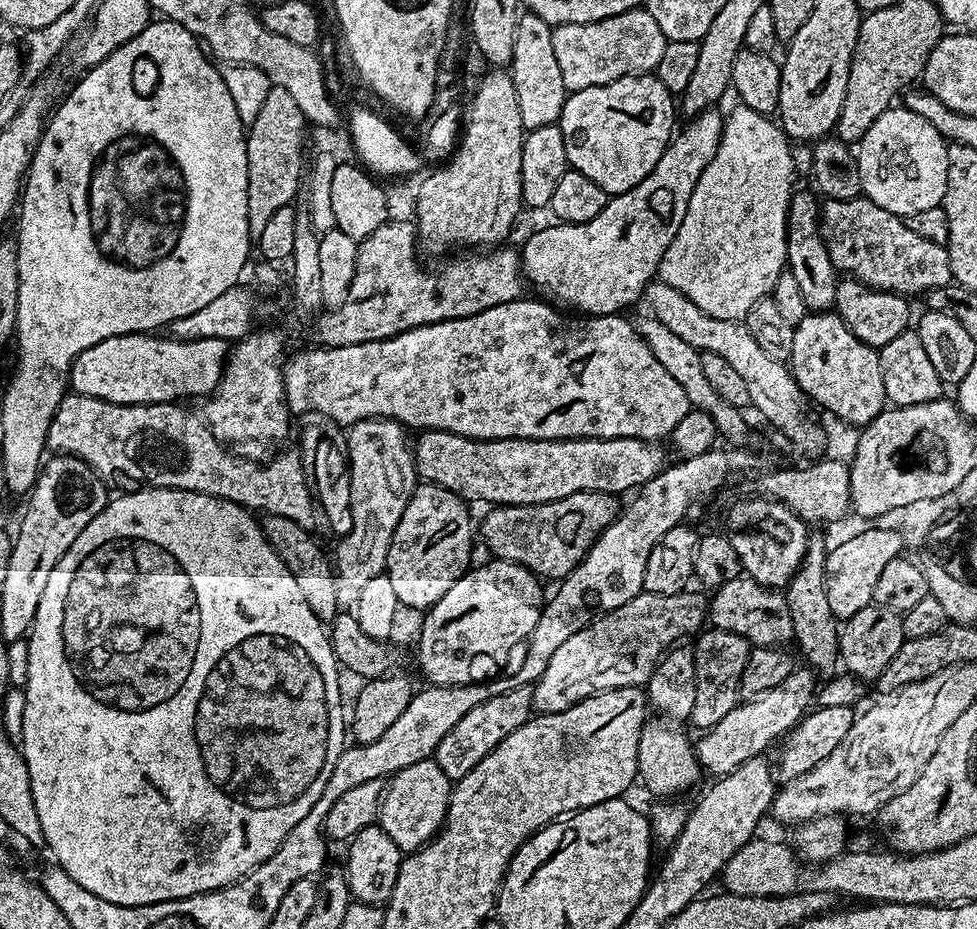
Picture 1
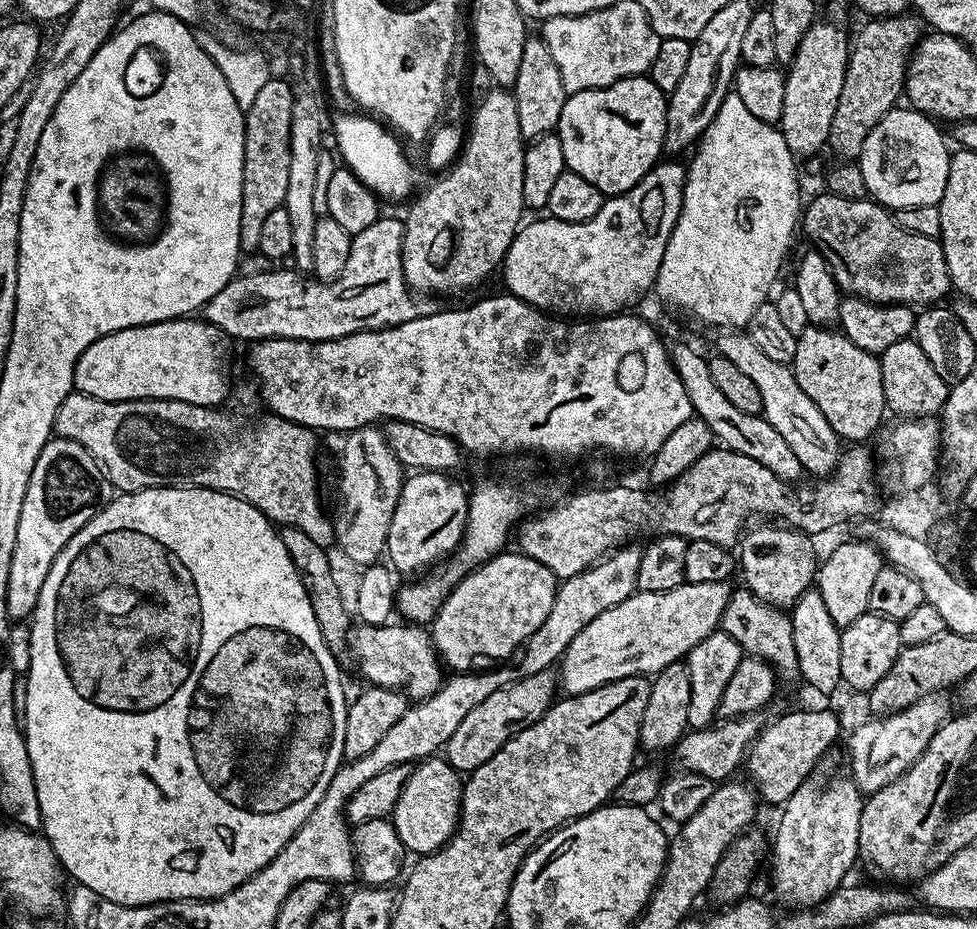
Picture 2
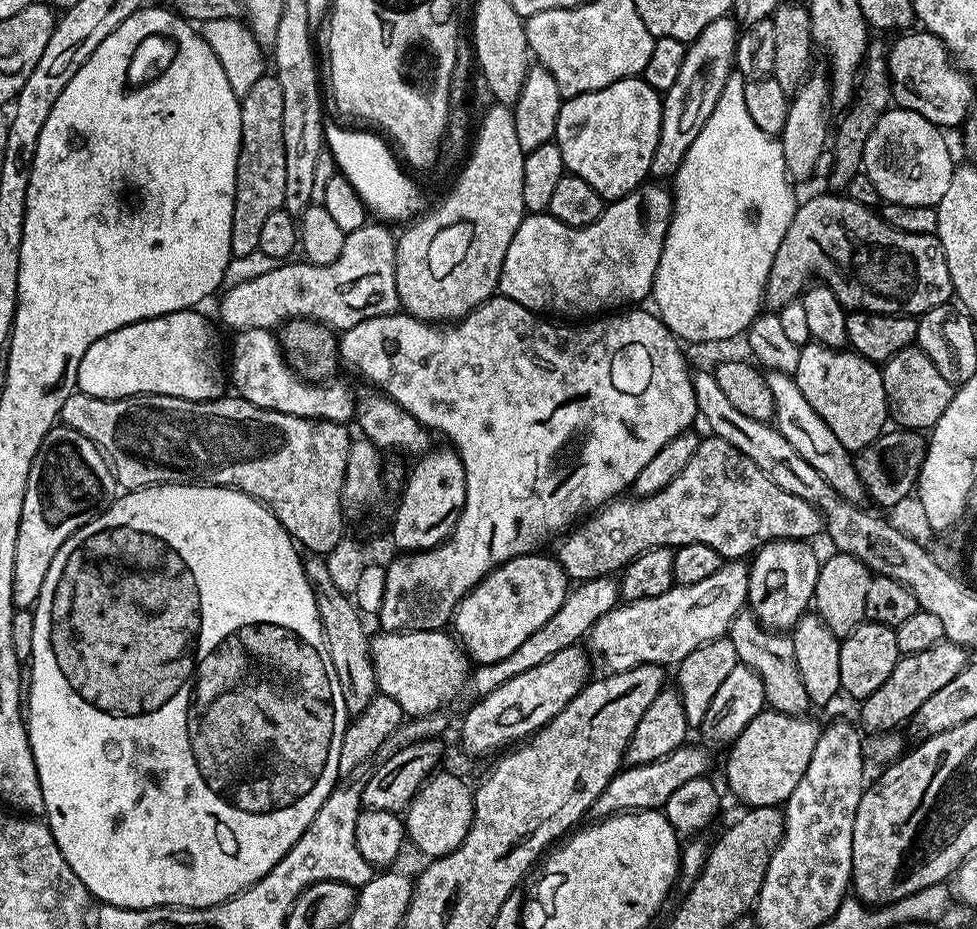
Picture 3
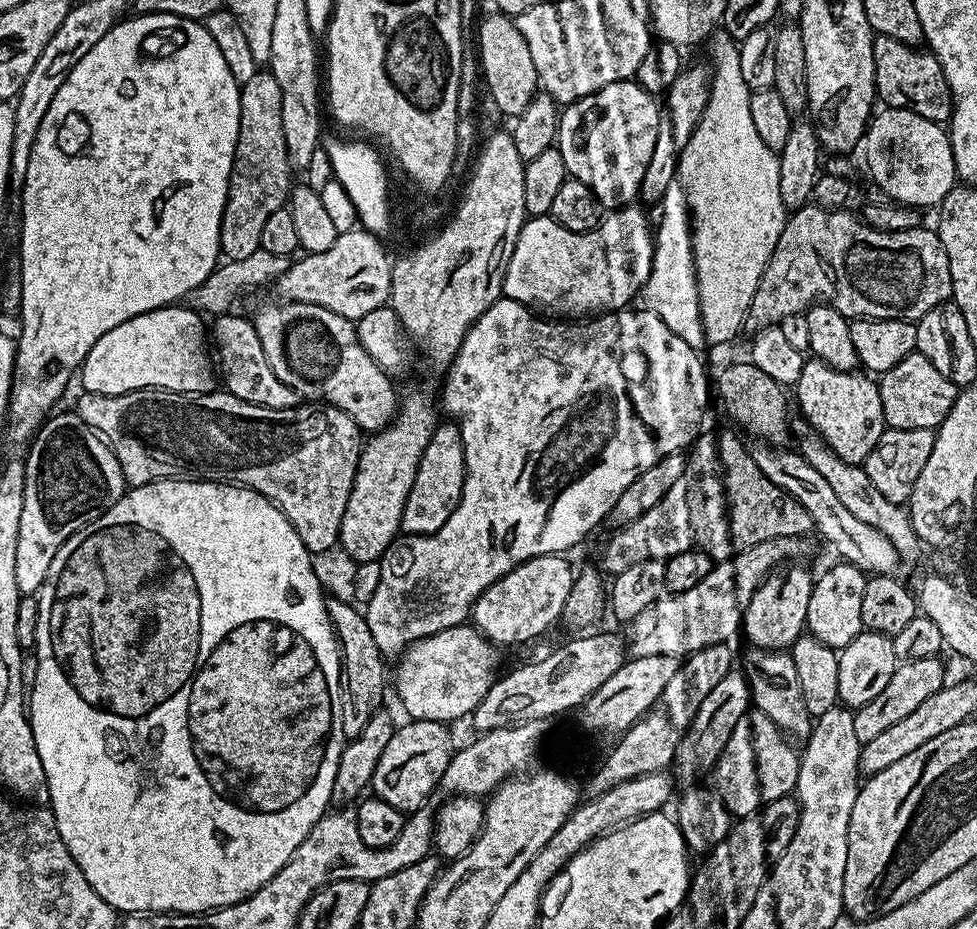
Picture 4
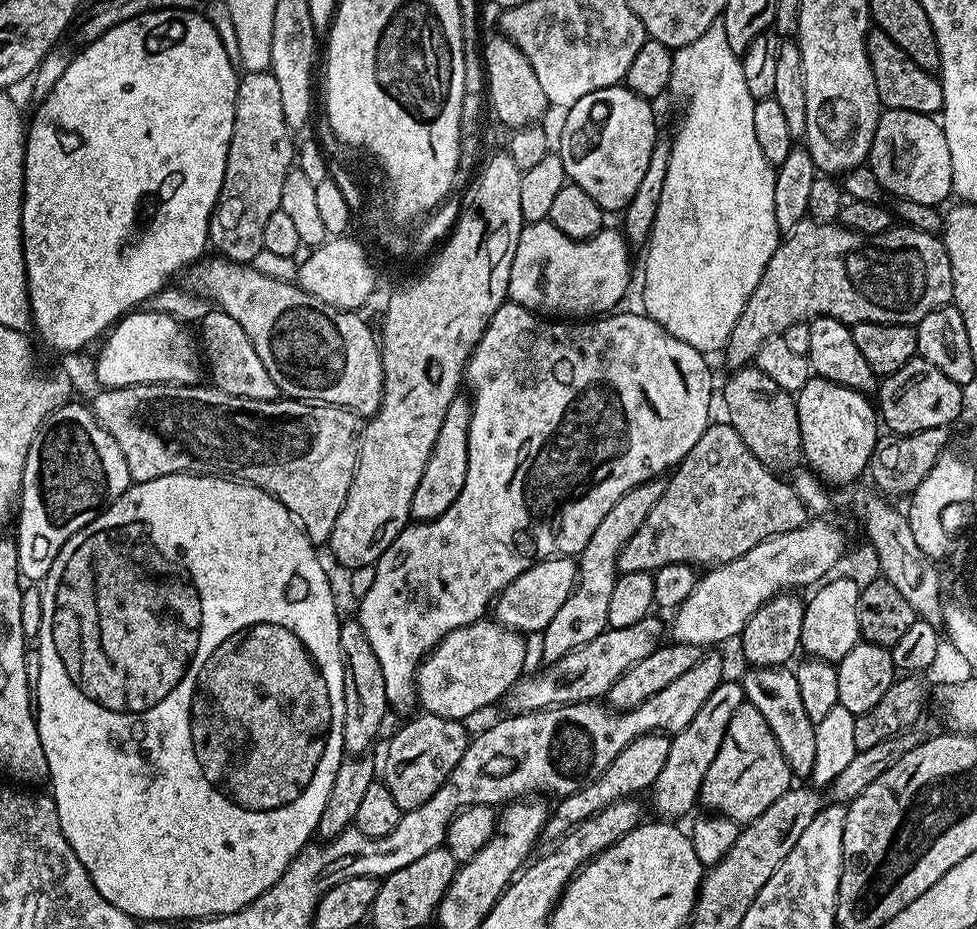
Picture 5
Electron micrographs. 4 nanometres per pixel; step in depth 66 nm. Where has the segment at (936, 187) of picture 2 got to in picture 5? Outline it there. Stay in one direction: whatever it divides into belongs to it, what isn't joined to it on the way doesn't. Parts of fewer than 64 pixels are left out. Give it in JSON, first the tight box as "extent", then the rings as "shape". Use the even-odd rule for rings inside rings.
{"extent":[870,108,953,206],"shape":[[[889,108],[881,111],[880,121],[874,134],[870,167],[880,187],[888,192],[892,191],[893,197],[912,199],[914,202],[940,206],[947,196],[953,195],[952,171],[950,170],[950,146],[946,146],[946,134],[939,123],[935,124],[932,116],[923,116],[910,110],[894,110]]]}

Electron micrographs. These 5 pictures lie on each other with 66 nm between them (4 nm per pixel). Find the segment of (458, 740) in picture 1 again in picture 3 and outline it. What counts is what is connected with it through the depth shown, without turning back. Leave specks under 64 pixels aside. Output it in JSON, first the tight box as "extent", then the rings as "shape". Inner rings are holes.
{"extent":[460,646,590,756],"shape":[[[573,646],[558,650],[554,658],[546,658],[546,662],[538,662],[538,666],[522,670],[522,674],[514,674],[510,682],[502,682],[502,686],[485,691],[484,700],[478,701],[460,724],[461,746],[472,756],[484,756],[495,748],[503,749],[531,736],[536,729],[552,721],[584,689],[590,679],[588,664],[589,653],[583,647]]]}

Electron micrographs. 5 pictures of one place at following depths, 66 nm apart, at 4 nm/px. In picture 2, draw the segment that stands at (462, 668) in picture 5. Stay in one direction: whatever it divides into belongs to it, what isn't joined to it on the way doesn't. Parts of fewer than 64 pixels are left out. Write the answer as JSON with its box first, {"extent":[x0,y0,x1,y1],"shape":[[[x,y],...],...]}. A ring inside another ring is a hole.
{"extent":[350,622,444,702],"shape":[[[387,622],[379,626],[357,625],[350,636],[350,654],[354,656],[361,674],[368,680],[366,682],[369,685],[380,688],[398,688],[411,701],[419,702],[434,695],[443,687],[442,670],[444,671],[444,668],[432,644],[431,633],[425,627],[404,622],[394,623]]]}

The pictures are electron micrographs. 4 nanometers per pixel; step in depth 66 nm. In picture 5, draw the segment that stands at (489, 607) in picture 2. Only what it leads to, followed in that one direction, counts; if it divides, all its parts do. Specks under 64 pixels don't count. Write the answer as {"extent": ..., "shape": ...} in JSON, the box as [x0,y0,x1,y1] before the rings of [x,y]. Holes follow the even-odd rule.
{"extent":[494,556,577,634],"shape":[[[551,556],[548,560],[539,560],[530,566],[510,586],[506,586],[494,601],[494,620],[521,634],[528,632],[543,633],[544,627],[558,614],[562,602],[570,598],[572,587],[576,584],[577,561],[570,556]]]}

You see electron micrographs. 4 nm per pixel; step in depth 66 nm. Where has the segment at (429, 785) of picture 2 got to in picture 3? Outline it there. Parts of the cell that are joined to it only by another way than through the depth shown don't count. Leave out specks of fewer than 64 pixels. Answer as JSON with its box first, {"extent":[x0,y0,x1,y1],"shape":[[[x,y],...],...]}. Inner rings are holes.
{"extent":[404,770,475,860],"shape":[[[438,770],[428,777],[404,812],[405,835],[427,857],[433,860],[453,853],[465,841],[473,822],[475,793],[456,774]]]}

